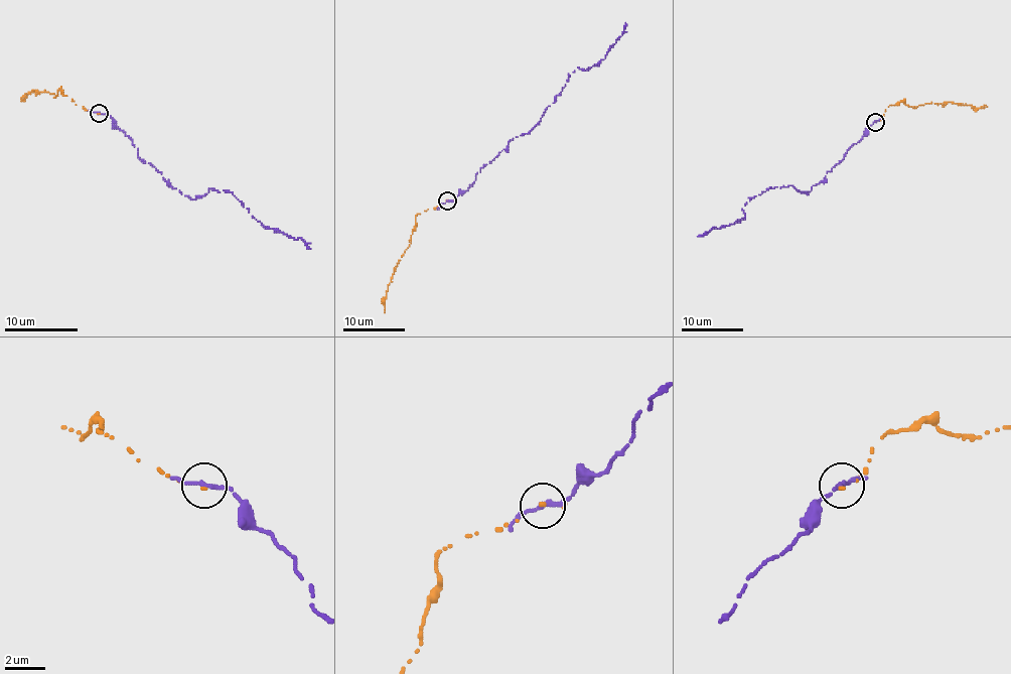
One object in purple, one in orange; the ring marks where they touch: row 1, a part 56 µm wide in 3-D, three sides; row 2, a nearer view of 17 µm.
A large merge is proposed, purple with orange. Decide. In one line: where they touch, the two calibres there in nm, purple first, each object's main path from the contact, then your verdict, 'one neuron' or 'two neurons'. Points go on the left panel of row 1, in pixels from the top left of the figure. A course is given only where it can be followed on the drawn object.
place (99, 113); calibres 240 and 130 nm; course purple (100, 114), (132, 139), (138, 155), (170, 186), (192, 199), (210, 188), (231, 191), (263, 225), (308, 248); course orange (100, 114), (76, 105), (59, 90), (55, 96), (34, 90), (25, 96); one neuron

